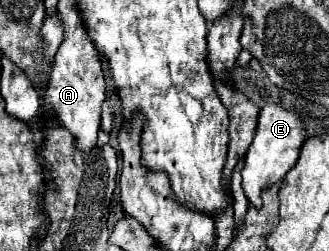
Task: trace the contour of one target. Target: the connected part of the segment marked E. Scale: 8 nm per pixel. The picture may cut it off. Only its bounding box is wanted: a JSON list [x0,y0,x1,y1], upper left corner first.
[242,104,308,208]

